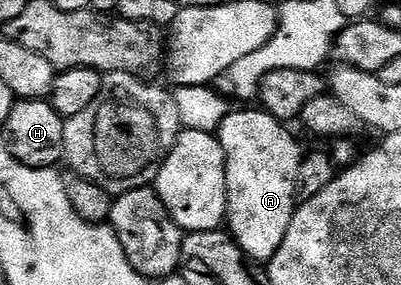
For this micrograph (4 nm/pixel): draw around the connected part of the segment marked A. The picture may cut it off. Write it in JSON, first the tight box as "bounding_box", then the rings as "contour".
{"bounding_box":[217,110,301,262],"contour":[[[231,110],[220,122],[217,135],[219,145],[227,159],[227,219],[226,227],[230,235],[239,243],[239,249],[252,261],[270,262],[273,254],[285,242],[285,230],[289,230],[289,222],[297,207],[297,170],[301,159],[299,144],[291,137],[290,127],[284,121],[273,118],[268,112],[237,112]]]}

